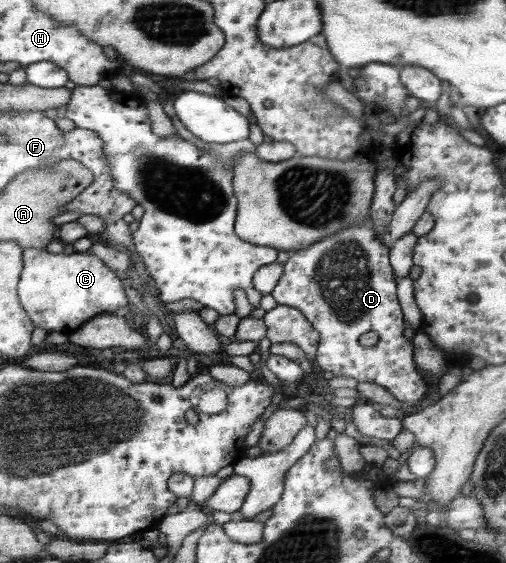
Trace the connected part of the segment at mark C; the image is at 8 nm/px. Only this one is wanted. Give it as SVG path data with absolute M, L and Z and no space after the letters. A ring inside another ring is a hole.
M33 248L26 250L25 262L19 286L21 302L37 327L68 335L96 316L129 305L120 278L88 252L64 255Z

